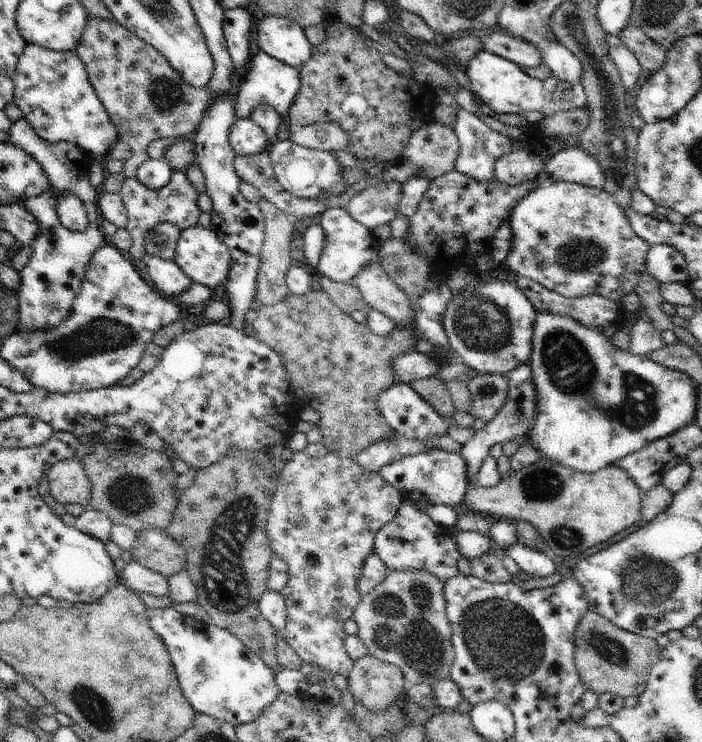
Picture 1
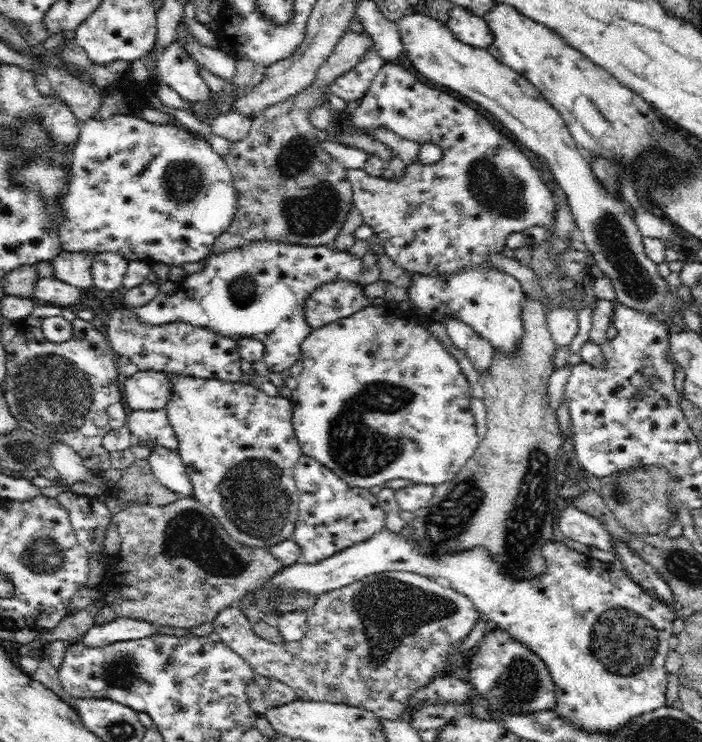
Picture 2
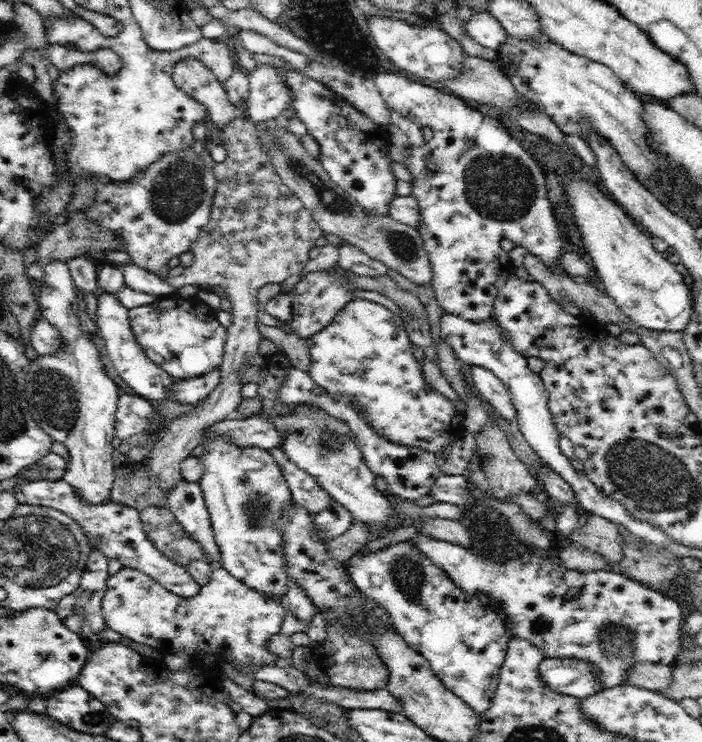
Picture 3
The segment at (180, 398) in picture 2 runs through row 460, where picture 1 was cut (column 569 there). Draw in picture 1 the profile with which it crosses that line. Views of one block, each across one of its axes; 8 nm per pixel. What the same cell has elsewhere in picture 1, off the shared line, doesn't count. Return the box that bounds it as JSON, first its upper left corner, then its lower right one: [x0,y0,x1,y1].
[505,181,650,302]

